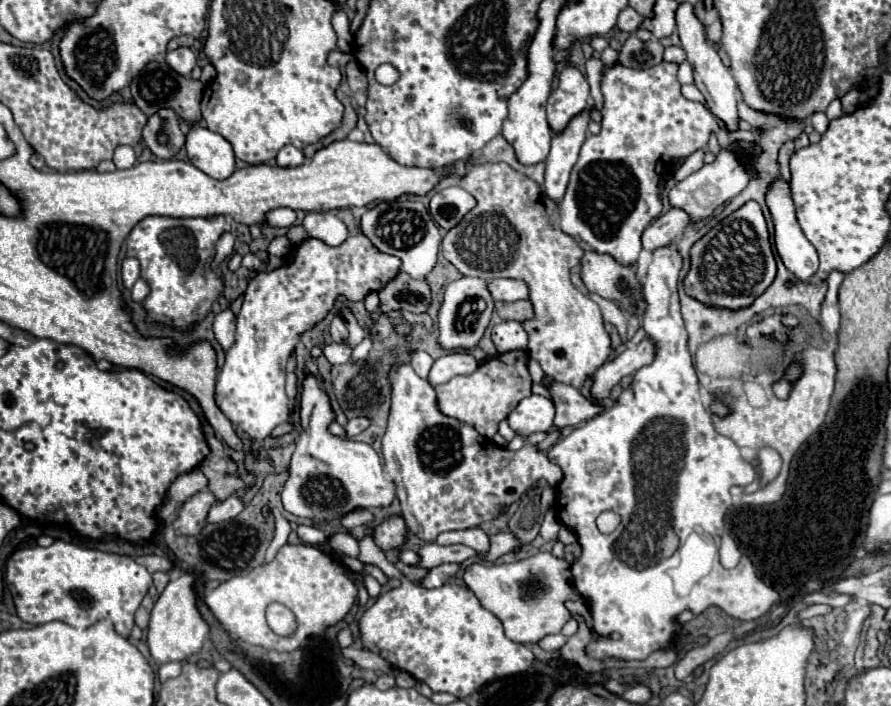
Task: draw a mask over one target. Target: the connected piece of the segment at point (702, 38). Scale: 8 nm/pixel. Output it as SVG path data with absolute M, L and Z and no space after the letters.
M680 3L678 9L676 9L676 27L678 27L678 35L680 35L680 47L686 51L688 55L688 63L692 65L694 69L694 83L696 87L702 91L710 111L720 119L724 121L726 125L726 131L728 133L734 133L738 131L738 123L740 123L740 117L738 117L738 95L736 95L736 81L734 77L728 73L728 67L722 65L716 49L712 43L708 43L706 39L706 29L704 25L700 23L700 19L696 17L694 13L694 5L692 3Z

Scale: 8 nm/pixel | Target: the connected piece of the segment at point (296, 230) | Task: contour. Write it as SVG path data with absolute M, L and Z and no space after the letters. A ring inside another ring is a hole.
M294 225L294 227L288 231L288 239L290 239L290 243L296 247L296 245L300 245L302 241L310 239L310 235L306 233L306 229L304 229L302 225Z

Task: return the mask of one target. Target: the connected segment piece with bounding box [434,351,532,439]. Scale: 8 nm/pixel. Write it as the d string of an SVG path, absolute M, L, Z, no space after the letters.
M510 351L494 359L488 359L472 375L452 377L446 385L438 385L434 389L438 409L446 417L472 425L482 437L492 439L494 433L498 433L498 423L508 417L508 413L520 403L520 399L532 395L530 391L532 379L526 363L528 363L528 355L524 351Z

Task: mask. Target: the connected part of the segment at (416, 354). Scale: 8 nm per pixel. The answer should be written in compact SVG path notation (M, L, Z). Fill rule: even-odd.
M410 351L410 365L414 367L414 371L420 377L426 377L428 375L432 363L434 363L434 359L428 353L424 353L424 351Z

